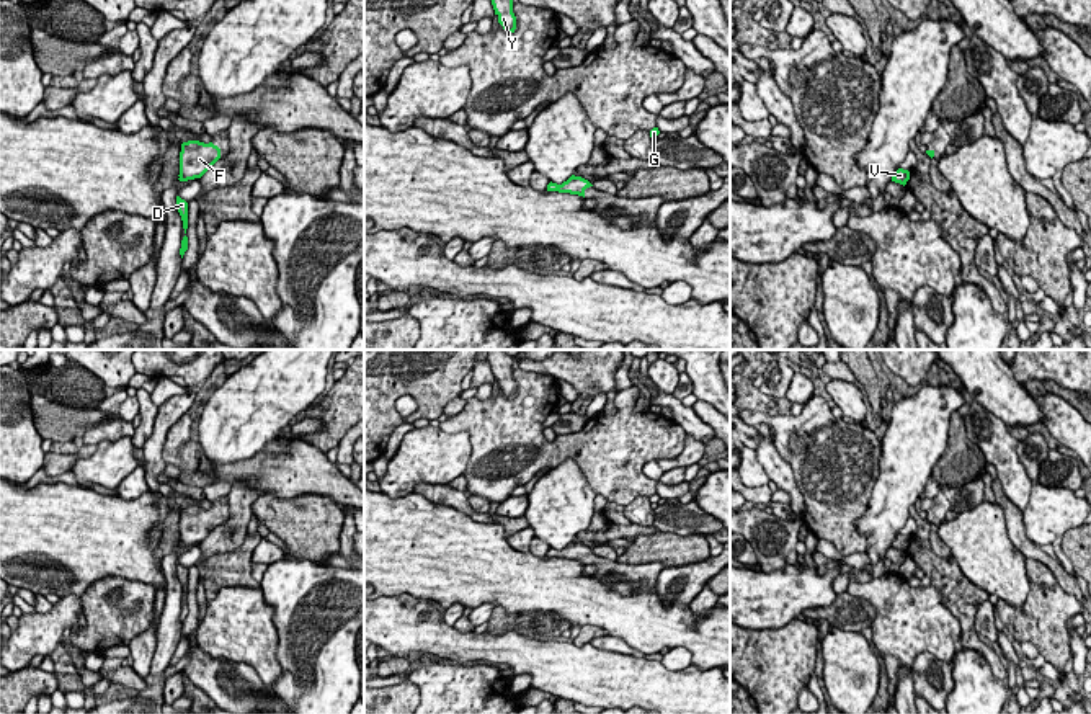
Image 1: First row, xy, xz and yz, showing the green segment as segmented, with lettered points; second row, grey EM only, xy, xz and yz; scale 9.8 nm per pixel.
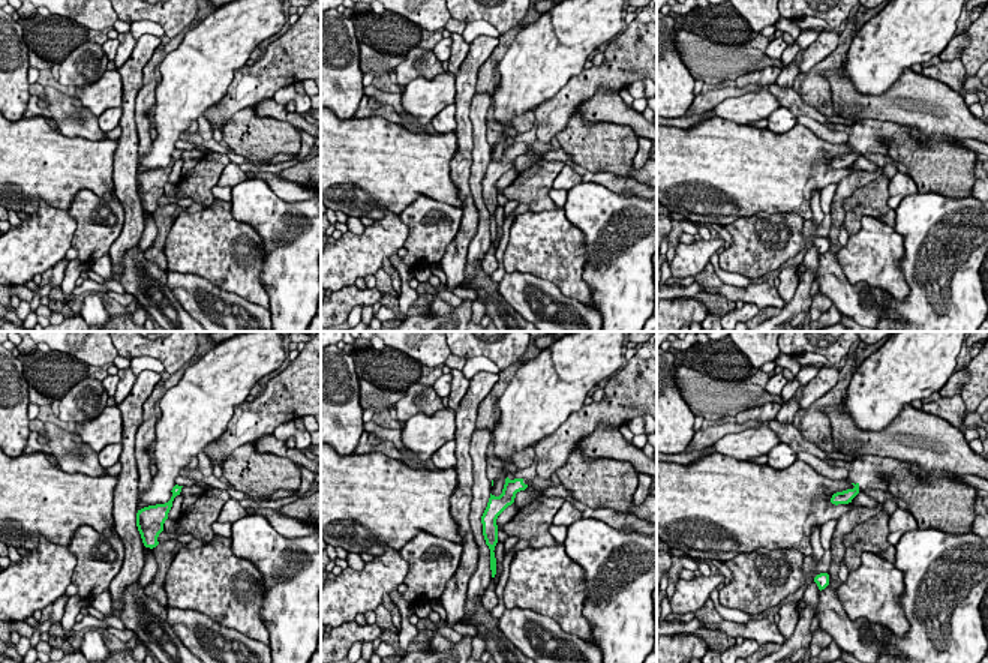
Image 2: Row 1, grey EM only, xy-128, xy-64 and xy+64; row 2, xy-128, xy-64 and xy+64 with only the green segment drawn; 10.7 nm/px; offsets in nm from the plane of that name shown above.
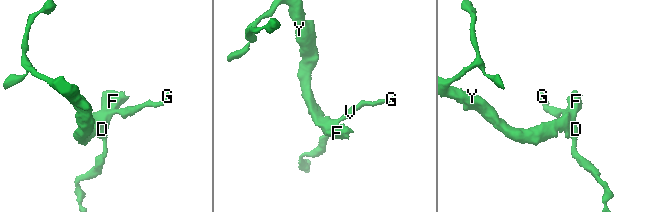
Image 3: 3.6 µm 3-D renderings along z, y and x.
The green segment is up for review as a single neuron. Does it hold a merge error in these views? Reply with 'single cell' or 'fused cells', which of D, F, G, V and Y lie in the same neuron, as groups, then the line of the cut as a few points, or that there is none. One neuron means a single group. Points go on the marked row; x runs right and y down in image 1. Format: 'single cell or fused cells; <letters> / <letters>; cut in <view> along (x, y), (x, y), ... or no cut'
single cell; D F G V Y; no cut

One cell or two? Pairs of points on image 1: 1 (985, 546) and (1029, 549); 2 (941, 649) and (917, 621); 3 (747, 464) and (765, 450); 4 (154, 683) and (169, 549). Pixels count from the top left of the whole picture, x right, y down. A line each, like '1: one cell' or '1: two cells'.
1: two cells
2: one cell
3: two cells
4: one cell

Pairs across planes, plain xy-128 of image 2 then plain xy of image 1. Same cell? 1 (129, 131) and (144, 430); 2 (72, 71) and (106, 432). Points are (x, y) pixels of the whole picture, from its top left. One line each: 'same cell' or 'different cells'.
1: different cells
2: same cell

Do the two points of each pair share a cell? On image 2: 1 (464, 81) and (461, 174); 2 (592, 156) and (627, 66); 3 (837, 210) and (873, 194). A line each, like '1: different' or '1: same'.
1: same
2: different
3: different

